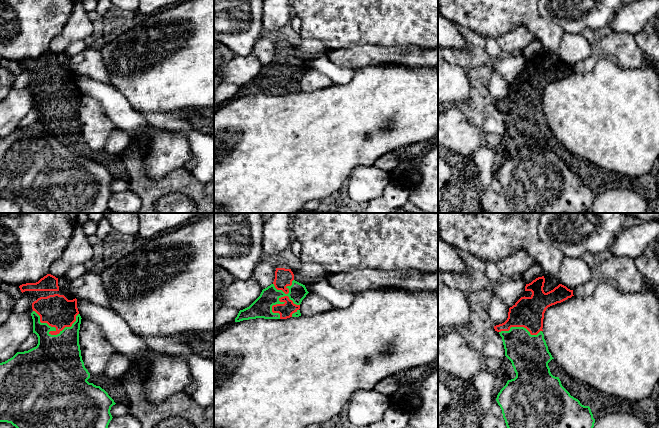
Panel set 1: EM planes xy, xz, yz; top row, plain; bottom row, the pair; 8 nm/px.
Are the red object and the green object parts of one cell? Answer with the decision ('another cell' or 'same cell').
same cell

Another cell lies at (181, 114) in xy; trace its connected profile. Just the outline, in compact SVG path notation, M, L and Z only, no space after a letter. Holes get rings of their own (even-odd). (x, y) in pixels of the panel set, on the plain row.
M188 109L188 110L179 110L172 113L172 115L177 119L187 119L189 115L193 114L196 109Z

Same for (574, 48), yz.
M564 33L559 47L560 60L570 66L592 56L593 45L581 34Z

